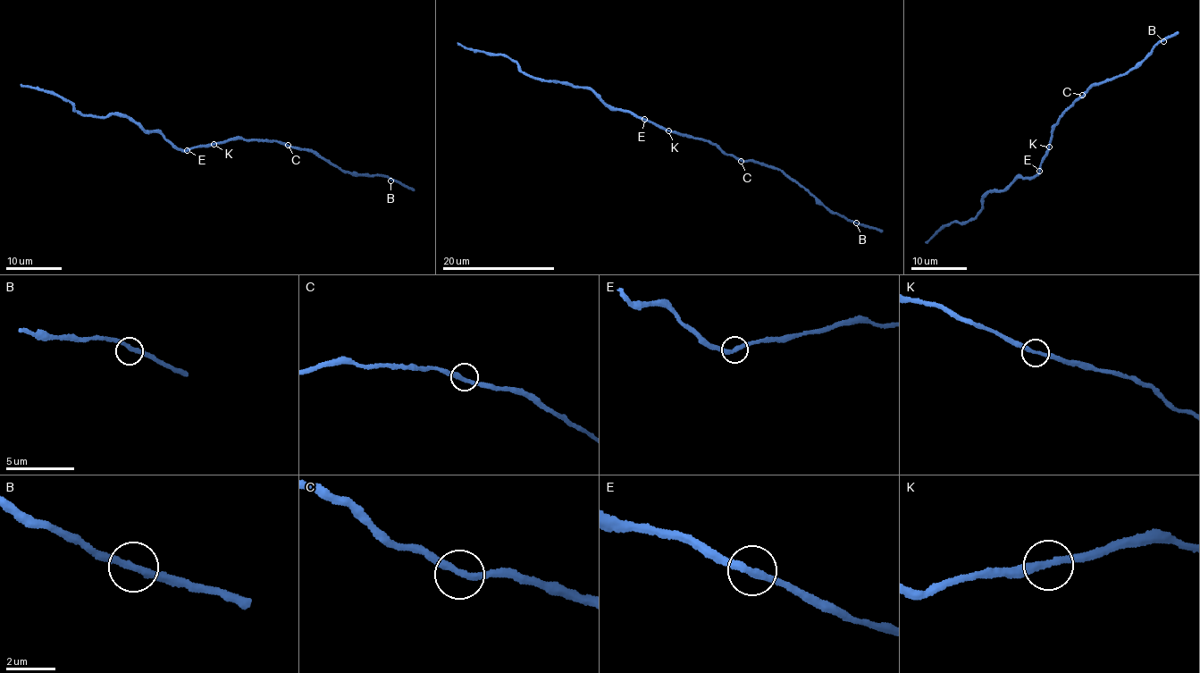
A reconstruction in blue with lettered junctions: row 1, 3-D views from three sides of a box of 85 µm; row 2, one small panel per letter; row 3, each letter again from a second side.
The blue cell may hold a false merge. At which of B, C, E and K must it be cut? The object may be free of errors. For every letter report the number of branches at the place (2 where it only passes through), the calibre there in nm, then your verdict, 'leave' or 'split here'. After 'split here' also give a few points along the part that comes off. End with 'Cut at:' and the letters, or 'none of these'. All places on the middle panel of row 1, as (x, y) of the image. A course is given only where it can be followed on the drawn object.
B: 2 branches meet; 280 nm thick; leave
C: 2 branches meet; 280 nm thick; leave
E: 2 branches meet; 280 nm thick; leave
K: 2 branches meet; 280 nm thick; leave
Cut at: none of these

